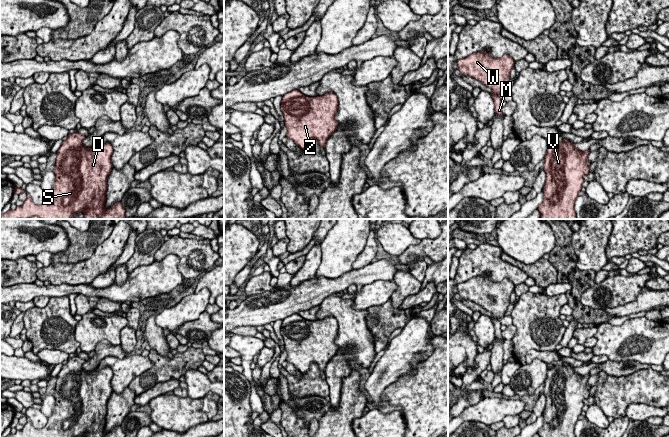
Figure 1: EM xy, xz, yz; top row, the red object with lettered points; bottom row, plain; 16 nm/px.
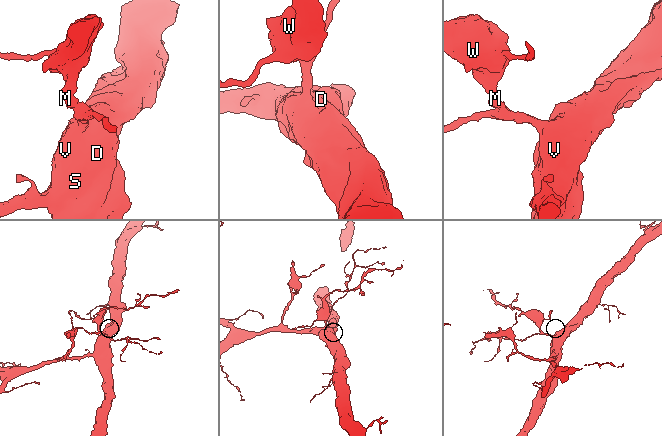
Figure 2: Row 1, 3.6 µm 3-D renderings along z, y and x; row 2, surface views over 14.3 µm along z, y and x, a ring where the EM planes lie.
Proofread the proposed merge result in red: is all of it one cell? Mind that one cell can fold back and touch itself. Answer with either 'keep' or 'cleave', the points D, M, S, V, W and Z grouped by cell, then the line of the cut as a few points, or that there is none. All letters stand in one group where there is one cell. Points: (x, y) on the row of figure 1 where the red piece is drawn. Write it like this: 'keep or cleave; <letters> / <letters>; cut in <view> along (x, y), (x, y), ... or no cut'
keep; D M S V W Z; no cut

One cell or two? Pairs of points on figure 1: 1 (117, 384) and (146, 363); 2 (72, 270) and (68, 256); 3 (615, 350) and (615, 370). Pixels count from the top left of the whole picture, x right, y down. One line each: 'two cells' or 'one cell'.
1: one cell
2: two cells
3: two cells

